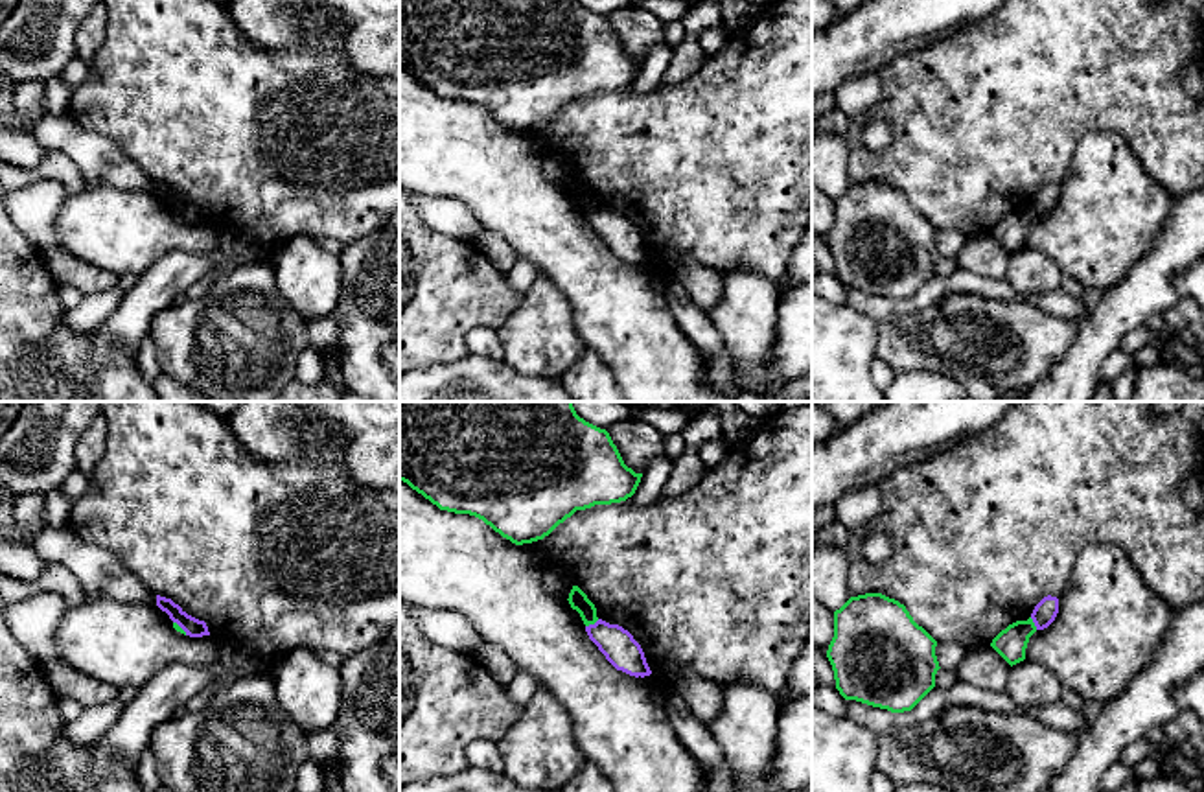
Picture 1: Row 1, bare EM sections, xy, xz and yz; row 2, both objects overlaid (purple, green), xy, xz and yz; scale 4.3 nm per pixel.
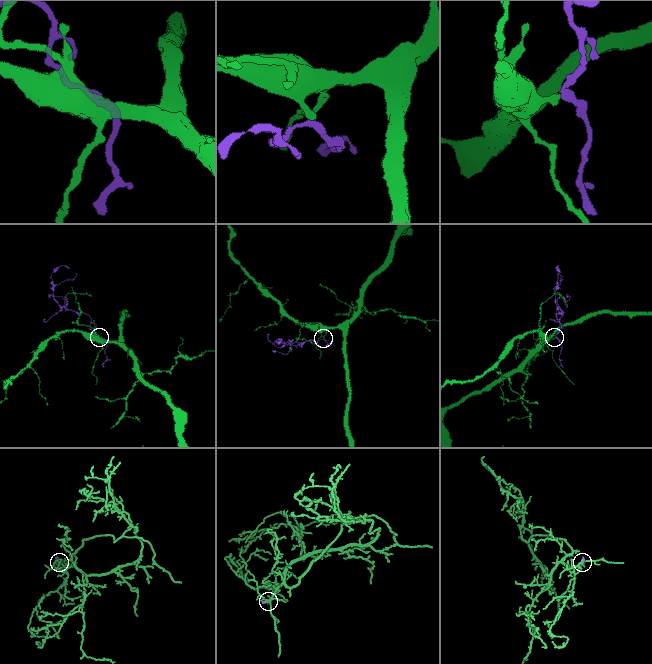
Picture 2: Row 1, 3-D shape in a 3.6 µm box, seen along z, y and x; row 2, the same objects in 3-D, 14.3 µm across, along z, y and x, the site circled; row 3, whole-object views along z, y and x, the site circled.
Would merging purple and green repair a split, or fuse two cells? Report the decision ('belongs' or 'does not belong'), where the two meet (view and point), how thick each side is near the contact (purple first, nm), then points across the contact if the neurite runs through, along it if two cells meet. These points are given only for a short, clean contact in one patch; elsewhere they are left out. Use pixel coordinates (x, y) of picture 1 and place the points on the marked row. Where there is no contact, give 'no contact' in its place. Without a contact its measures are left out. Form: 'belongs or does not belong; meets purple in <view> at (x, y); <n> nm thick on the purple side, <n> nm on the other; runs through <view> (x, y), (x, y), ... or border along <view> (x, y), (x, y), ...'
does not belong; meets purple in xz at (591, 625); 150 nm thick on the purple side, 90 nm on the other; border along xz (599, 619), (586, 627)

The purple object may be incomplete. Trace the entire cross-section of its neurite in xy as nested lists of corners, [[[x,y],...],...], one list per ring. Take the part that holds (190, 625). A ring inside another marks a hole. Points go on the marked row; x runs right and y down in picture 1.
[[[156,595],[156,606],[169,615],[173,623],[177,623],[186,635],[190,637],[203,637],[210,635],[208,626],[204,621],[199,621],[191,615],[188,615],[179,604],[175,604],[171,599]]]

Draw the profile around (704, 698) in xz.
[[[657,669],[650,676],[666,694],[679,696],[703,726],[712,728],[724,704],[720,683],[701,680],[683,669]]]

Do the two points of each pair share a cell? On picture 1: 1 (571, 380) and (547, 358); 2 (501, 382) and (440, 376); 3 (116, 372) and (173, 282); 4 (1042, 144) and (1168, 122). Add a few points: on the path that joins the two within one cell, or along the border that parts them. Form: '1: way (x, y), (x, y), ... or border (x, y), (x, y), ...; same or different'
1: border (588, 349), (558, 380); different
2: way (486, 382), (455, 382); same
3: border (87, 341), (96, 369), (116, 352), (135, 352); different
4: way (1074, 115), (1136, 115); same

